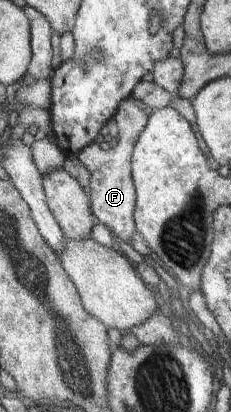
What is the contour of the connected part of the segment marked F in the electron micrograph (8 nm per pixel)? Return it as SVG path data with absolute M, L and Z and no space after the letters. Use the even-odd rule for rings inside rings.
M131 95L121 103L114 116L119 128L119 136L111 149L101 150L99 144L93 143L80 151L78 155L78 159L87 166L92 174L88 193L93 214L111 230L115 240L121 239L128 243L131 242L133 234L138 232L136 216L134 215L137 206L137 187L132 173L132 160L140 134L149 122L149 113L148 109L141 110L137 106L137 100Z

